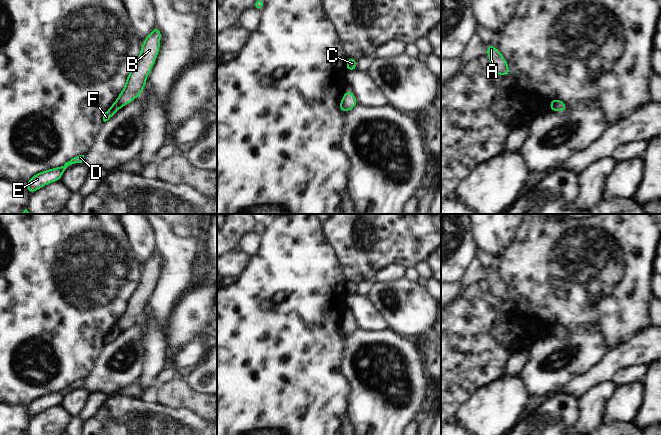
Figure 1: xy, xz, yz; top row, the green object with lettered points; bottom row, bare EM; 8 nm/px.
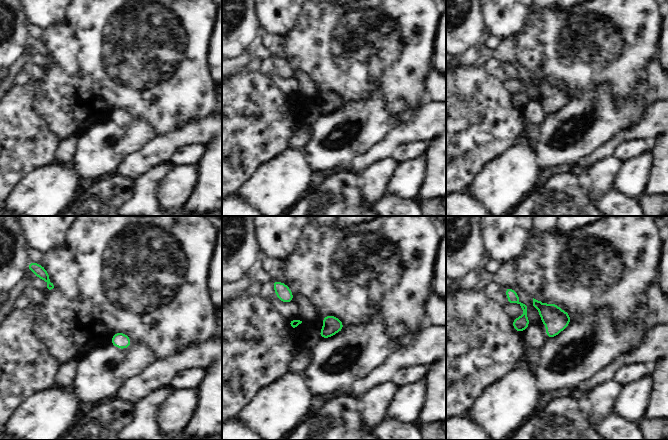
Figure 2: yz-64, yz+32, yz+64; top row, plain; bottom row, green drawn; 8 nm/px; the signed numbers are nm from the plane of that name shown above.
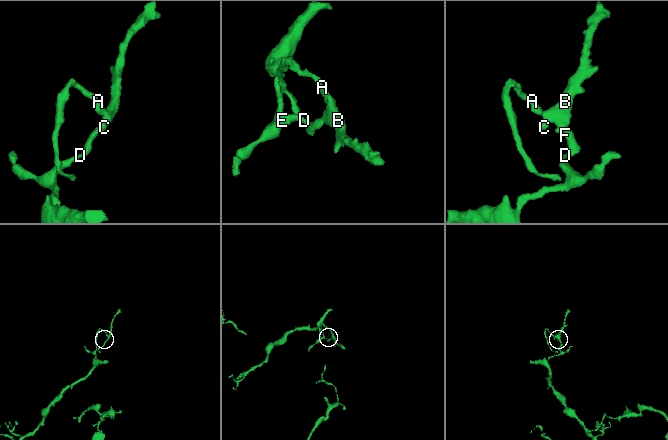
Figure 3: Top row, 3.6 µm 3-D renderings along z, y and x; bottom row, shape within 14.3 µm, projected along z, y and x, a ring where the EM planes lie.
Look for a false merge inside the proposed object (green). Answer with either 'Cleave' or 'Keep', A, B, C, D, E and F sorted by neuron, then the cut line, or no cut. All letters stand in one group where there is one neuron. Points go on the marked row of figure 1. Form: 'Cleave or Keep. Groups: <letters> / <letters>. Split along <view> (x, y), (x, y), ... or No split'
Cleave. Groups: A B C / D E F. Split along xy (116, 101), (121, 106)

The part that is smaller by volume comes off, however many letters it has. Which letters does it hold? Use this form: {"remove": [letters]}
{"remove": ["A", "B", "C"]}

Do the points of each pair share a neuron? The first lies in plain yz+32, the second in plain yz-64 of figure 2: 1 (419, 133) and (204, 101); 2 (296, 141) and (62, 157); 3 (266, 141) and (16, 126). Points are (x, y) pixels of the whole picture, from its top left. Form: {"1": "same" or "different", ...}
{"1": "different", "2": "same", "3": "same"}

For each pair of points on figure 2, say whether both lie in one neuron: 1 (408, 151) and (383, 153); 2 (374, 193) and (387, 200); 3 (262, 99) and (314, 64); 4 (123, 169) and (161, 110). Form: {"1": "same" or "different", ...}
{"1": "different", "2": "different", "3": "different", "4": "different"}

